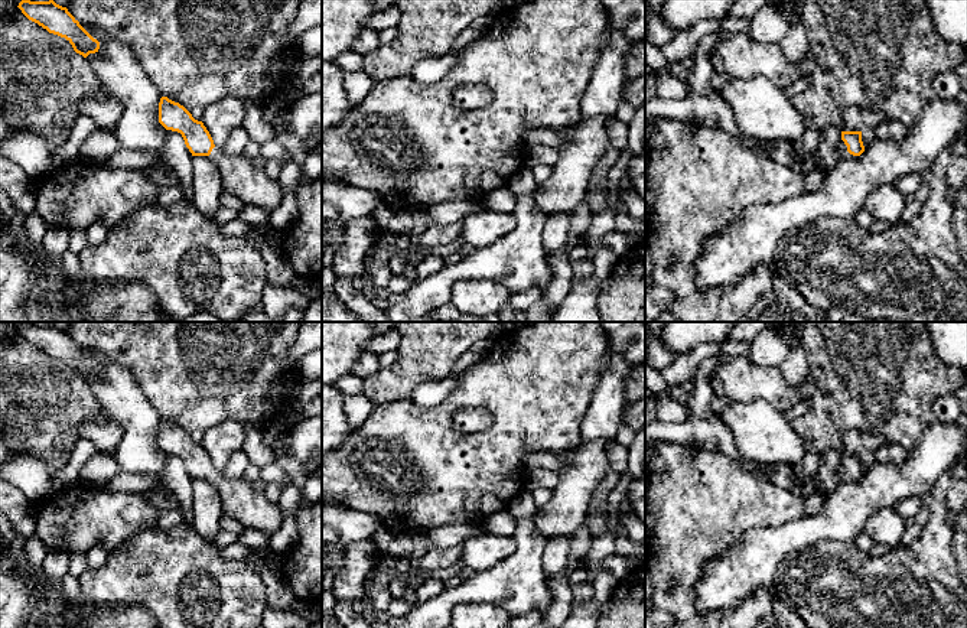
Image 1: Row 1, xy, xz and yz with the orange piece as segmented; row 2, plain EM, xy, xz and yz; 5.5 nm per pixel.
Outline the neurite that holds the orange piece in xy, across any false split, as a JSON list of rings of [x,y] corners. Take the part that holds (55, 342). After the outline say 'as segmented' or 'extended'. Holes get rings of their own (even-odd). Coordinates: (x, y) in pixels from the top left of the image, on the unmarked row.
[[[23,322],[17,331],[29,344],[38,346],[49,357],[65,361],[74,374],[84,381],[98,375],[100,365],[79,348],[66,331],[56,328],[53,323],[30,325]]] | as segmented

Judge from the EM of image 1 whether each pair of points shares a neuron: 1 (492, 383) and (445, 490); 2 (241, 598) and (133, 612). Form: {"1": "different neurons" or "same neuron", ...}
{"1": "same neuron", "2": "different neurons"}

